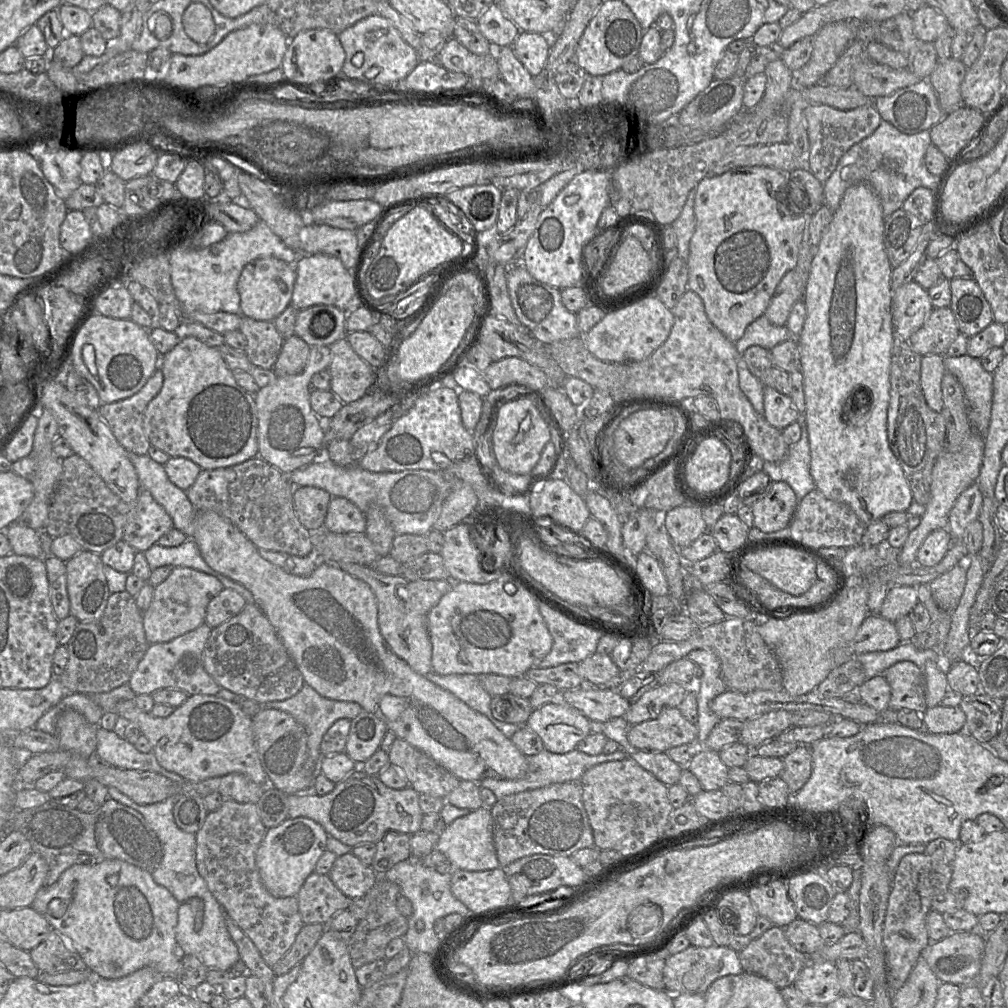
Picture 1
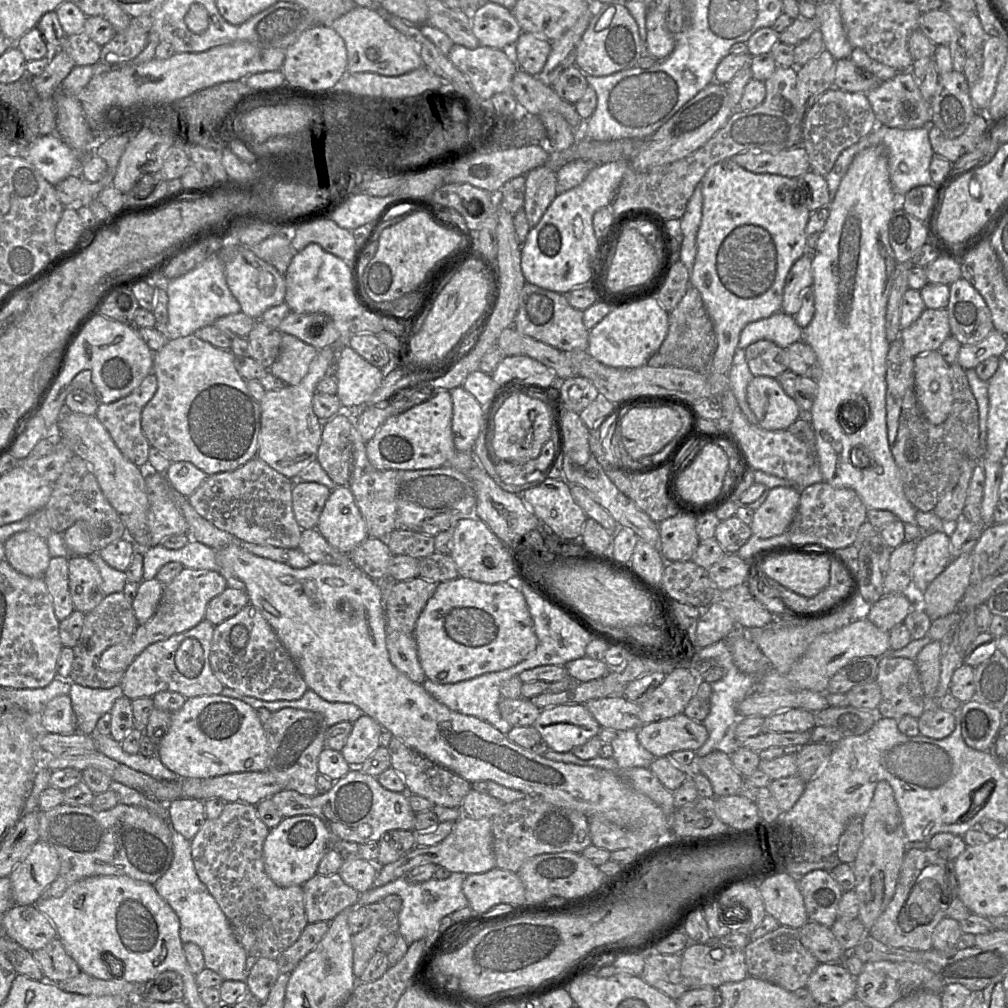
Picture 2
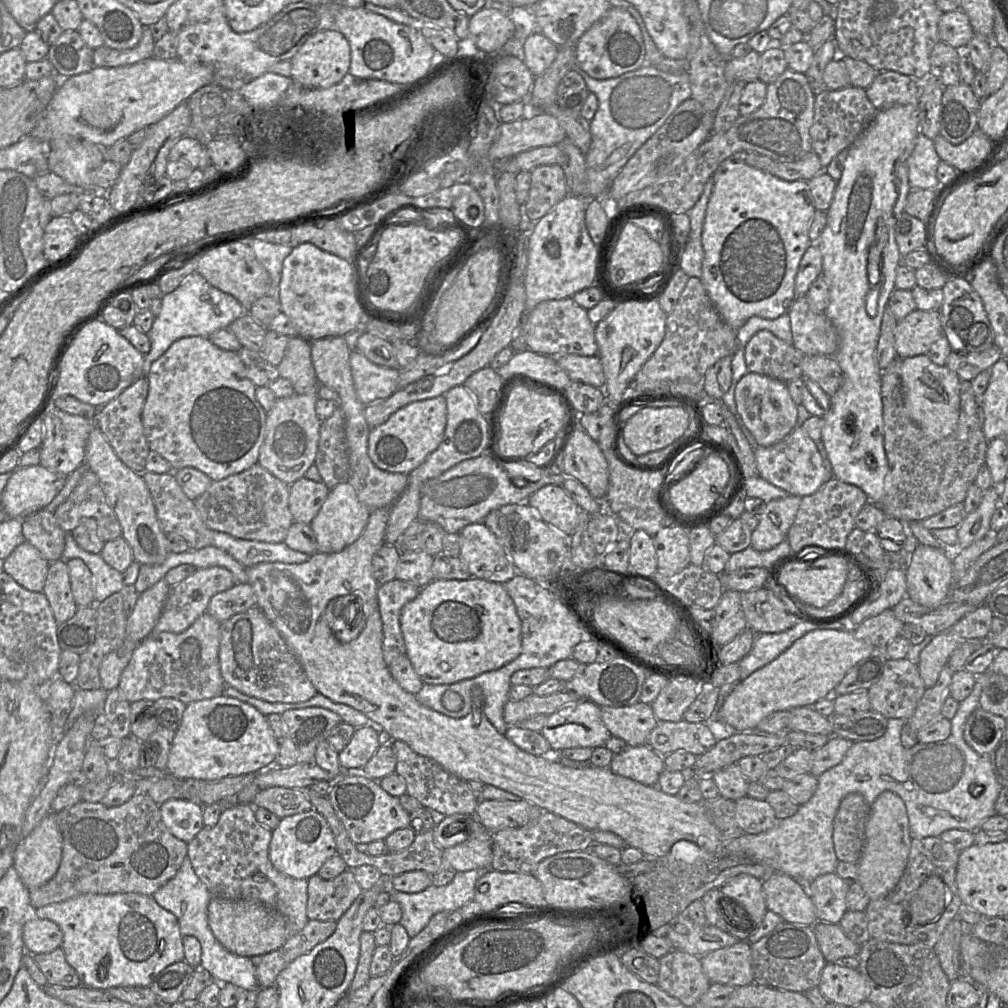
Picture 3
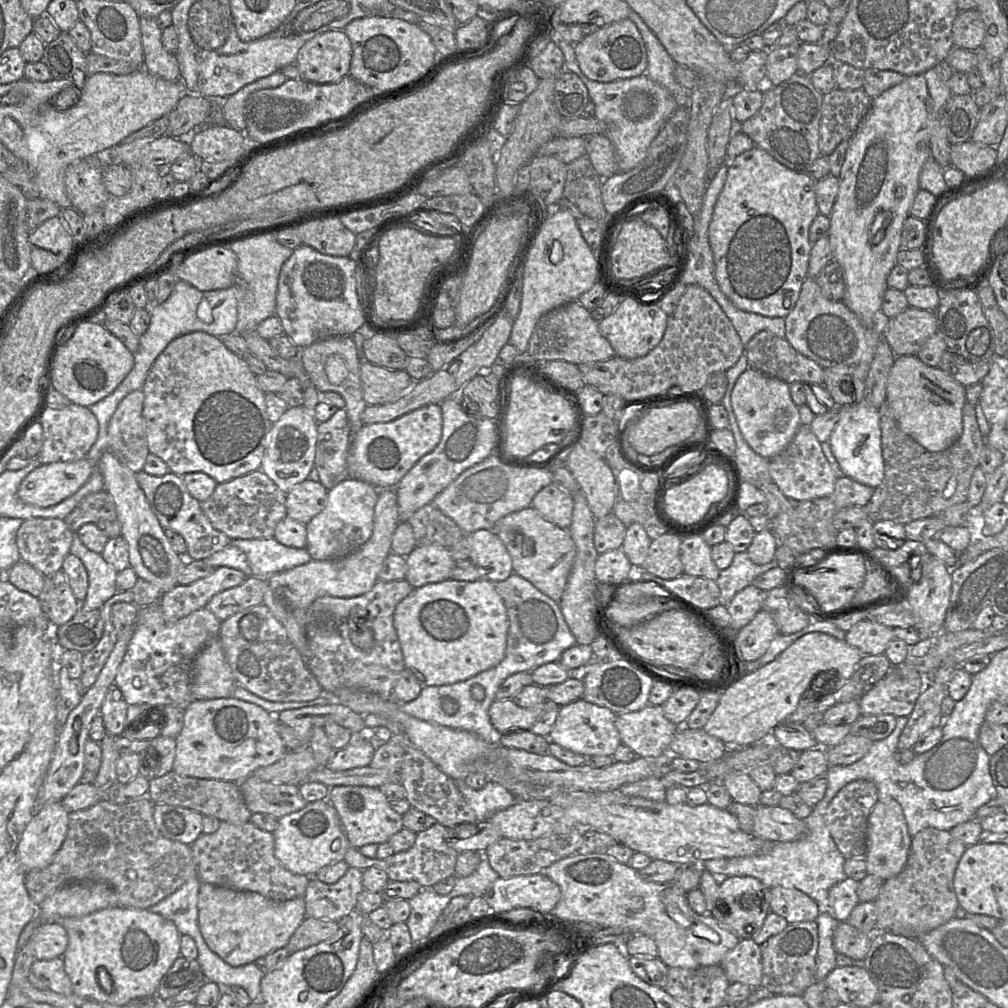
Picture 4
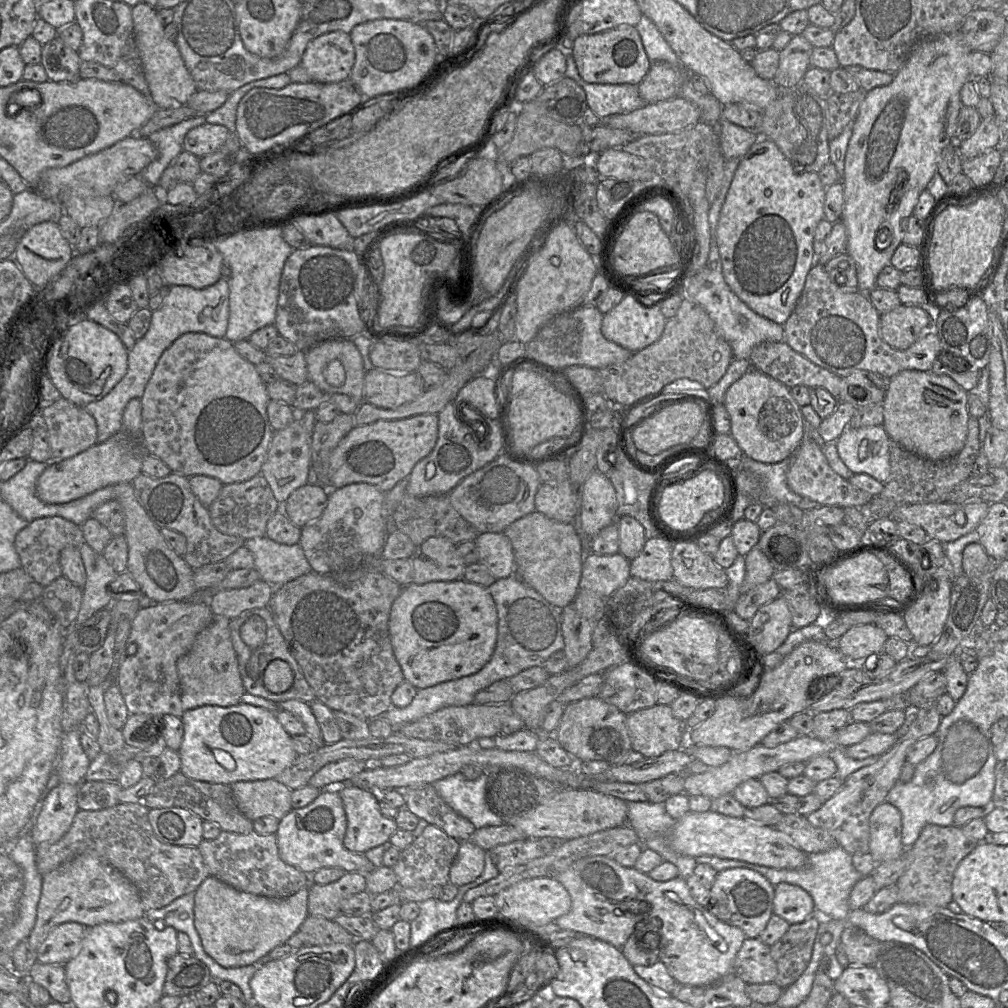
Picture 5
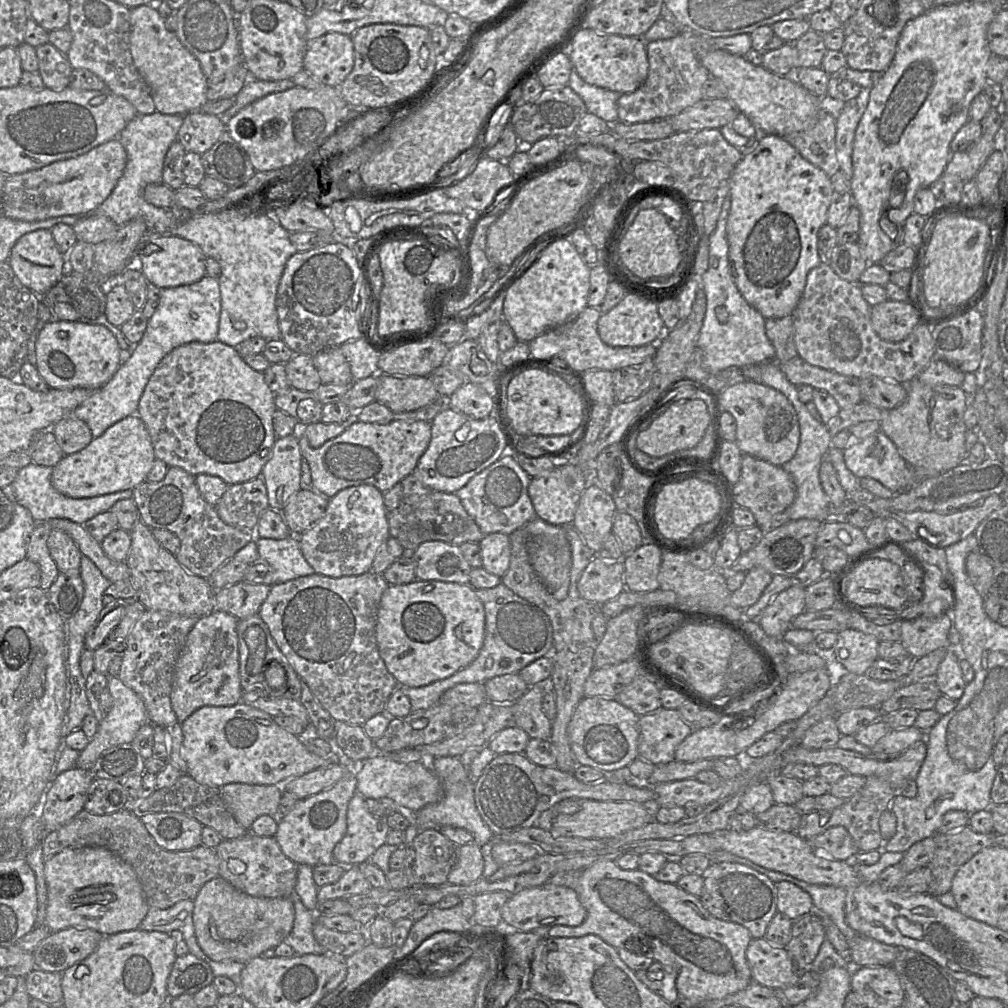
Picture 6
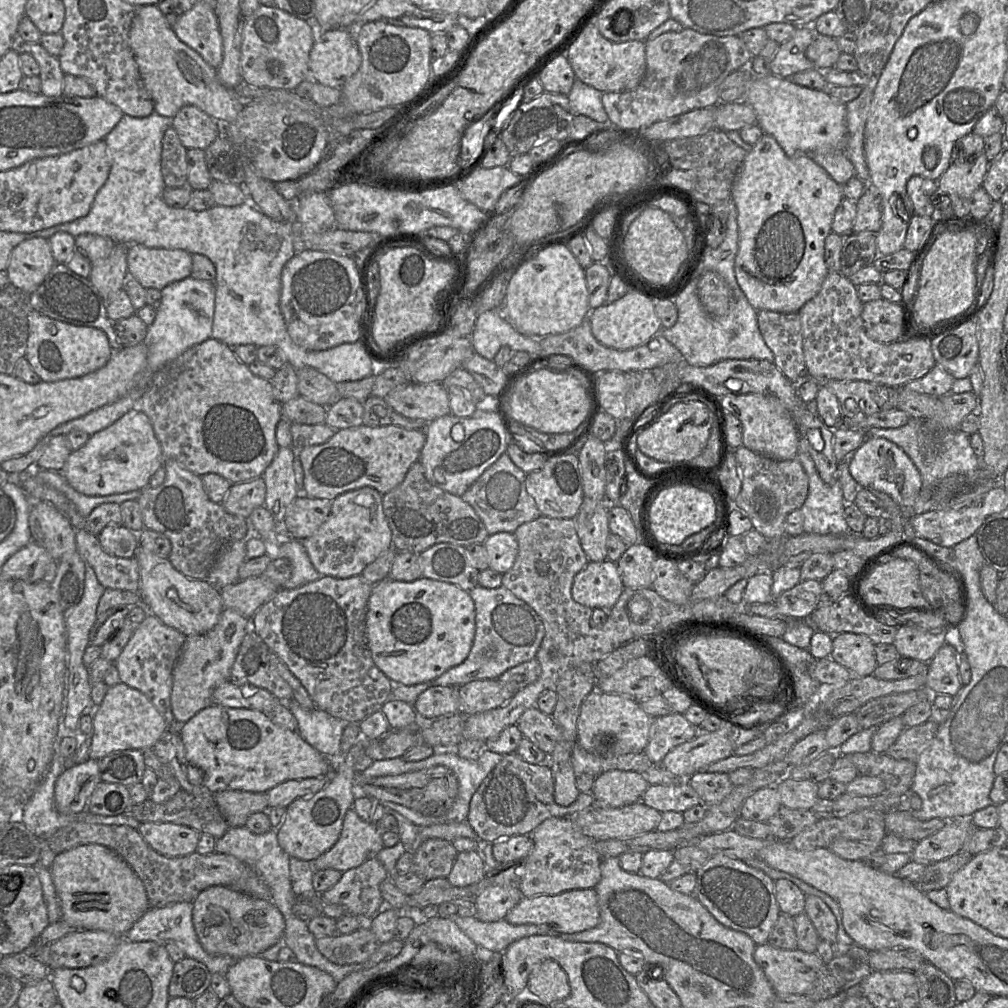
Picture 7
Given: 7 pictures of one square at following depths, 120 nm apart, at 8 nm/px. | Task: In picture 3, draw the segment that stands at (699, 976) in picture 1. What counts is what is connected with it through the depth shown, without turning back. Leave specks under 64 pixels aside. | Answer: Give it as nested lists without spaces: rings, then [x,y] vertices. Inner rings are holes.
[[[747,941],[712,951],[700,961],[711,983],[742,987],[754,982],[751,945]]]

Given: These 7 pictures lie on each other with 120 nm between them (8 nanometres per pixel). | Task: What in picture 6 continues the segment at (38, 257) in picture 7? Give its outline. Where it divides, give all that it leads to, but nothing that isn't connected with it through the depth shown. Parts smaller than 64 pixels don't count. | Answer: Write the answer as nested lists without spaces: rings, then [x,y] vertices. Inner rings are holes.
[[[51,230],[29,232],[14,244],[8,262],[19,281],[37,295],[44,295],[67,270],[67,257],[58,248]]]

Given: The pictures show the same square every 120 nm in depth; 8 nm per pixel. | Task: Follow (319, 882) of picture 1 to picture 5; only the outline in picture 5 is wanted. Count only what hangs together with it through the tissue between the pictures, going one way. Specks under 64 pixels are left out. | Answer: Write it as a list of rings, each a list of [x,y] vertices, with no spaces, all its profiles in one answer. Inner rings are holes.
[[[348,872],[326,885],[314,884],[309,889],[308,914],[334,920],[340,915],[341,901],[363,891],[366,891],[366,878],[356,872]]]

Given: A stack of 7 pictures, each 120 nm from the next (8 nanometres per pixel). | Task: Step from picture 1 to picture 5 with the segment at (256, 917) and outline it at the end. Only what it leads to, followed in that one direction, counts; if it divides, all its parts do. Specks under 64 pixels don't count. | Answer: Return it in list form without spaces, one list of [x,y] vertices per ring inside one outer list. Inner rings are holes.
[[[253,830],[249,834],[221,831],[216,839],[203,839],[197,848],[210,876],[240,891],[268,898],[287,898],[303,887],[310,889],[315,884],[312,875],[286,864],[280,858],[275,834],[260,835]]]

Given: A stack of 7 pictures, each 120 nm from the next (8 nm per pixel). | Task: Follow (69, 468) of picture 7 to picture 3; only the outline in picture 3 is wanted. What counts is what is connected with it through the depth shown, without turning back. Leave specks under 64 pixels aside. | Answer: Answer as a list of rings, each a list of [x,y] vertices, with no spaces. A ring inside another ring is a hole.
[[[41,465],[17,468],[3,490],[1,503],[8,518],[23,518],[44,509],[61,491],[66,476]]]

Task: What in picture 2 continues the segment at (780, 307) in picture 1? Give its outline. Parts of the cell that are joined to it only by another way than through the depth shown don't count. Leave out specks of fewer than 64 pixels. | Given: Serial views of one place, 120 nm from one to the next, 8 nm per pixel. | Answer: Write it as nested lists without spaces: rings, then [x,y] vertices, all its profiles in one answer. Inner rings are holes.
[[[806,251],[789,271],[783,292],[782,311],[796,315],[801,308],[803,291],[813,285],[811,252]]]

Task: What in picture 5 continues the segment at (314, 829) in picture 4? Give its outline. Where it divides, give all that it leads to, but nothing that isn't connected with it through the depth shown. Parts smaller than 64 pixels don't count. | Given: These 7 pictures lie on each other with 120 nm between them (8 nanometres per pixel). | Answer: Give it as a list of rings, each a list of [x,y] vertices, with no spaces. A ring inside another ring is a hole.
[[[322,790],[312,803],[292,809],[279,821],[275,833],[279,856],[286,864],[308,875],[322,868],[342,868],[346,873],[356,872],[366,876],[375,867],[364,854],[351,852],[344,847],[346,829],[346,814],[338,790]]]

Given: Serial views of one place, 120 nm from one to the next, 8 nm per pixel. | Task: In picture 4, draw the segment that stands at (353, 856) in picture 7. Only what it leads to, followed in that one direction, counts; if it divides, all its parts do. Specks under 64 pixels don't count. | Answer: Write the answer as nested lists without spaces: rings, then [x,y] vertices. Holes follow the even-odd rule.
[[[334,786],[328,801],[335,808],[350,846],[359,849],[368,844],[382,844],[402,830],[402,815],[395,812],[380,788],[368,786]]]

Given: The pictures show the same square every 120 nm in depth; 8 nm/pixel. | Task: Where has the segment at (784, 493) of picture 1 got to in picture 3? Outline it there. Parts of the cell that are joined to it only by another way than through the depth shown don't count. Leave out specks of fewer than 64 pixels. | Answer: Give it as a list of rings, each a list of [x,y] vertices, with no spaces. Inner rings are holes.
[[[788,495],[786,498],[772,500],[766,503],[764,511],[758,516],[758,526],[752,532],[751,546],[756,551],[768,551],[787,538],[788,531],[797,515],[801,498],[795,495]]]

